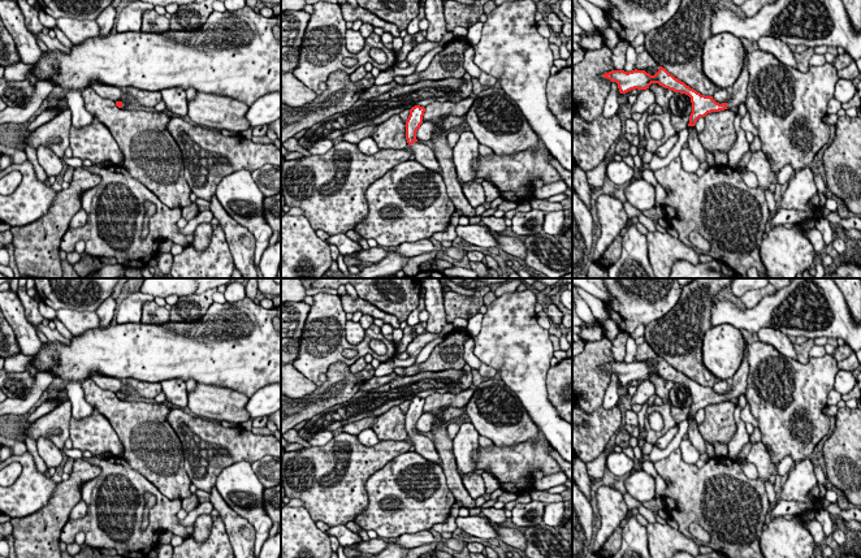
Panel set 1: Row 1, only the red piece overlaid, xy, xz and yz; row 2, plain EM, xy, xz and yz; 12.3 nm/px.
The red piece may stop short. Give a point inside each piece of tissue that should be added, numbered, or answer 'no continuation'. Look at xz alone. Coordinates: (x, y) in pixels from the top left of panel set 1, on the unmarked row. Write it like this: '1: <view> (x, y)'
1: xz (424, 446)

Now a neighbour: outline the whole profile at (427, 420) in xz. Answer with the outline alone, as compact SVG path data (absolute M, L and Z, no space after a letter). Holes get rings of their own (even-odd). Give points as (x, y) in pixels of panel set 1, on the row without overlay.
M455 407L442 408L438 416L433 412L423 412L423 415L416 423L416 431L430 432L432 427L438 419L449 424L453 420L462 420L463 414L464 414L463 408L455 408Z

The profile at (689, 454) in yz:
M689 438L687 440L682 440L680 442L680 453L682 453L682 459L685 462L685 463L689 463L689 464L696 464L697 460L700 459L700 453L696 450L696 447L691 444Z

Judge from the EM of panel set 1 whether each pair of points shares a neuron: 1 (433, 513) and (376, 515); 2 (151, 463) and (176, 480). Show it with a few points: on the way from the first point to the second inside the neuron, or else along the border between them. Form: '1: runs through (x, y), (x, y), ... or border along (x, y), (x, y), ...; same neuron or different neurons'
1: runs through (419, 513), (396, 513), (390, 515); same neuron
2: runs through (158, 463), (169, 475); same neuron

